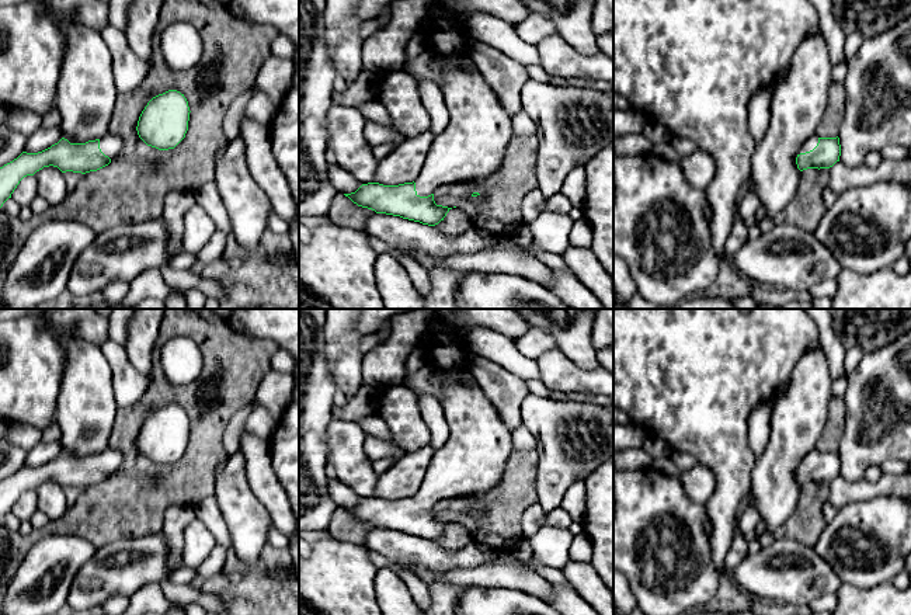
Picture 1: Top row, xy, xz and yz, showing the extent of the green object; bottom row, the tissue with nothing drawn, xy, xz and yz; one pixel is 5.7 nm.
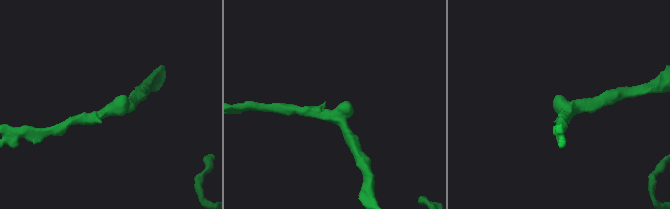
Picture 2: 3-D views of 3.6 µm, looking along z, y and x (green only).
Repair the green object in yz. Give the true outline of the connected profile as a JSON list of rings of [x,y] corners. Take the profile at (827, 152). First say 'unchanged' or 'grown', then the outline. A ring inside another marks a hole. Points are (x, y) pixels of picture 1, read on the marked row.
grown | [[[813,135],[797,147],[796,156],[796,164],[800,171],[807,168],[830,168],[839,161],[839,138]]]

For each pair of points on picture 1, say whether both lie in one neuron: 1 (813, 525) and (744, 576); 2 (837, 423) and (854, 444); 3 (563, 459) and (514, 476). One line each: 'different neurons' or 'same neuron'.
1: different neurons
2: different neurons
3: different neurons

